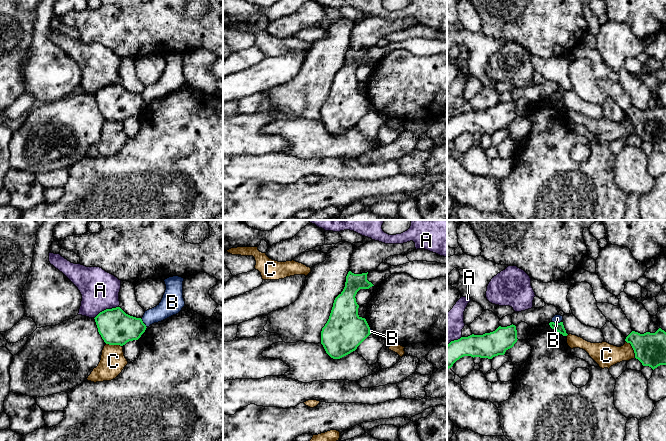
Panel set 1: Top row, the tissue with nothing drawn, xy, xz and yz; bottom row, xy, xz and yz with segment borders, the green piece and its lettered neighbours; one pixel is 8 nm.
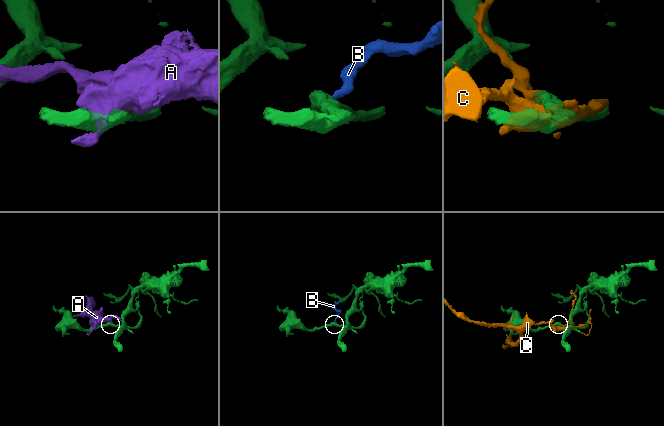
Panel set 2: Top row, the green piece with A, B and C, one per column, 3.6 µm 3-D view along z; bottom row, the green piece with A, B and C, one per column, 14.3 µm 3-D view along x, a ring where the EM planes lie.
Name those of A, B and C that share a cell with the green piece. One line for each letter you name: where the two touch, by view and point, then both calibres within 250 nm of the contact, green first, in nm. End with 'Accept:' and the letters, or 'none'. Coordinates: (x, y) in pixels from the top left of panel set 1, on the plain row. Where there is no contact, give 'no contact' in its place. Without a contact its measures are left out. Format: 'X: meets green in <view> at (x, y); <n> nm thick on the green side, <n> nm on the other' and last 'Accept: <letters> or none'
Accept: none

